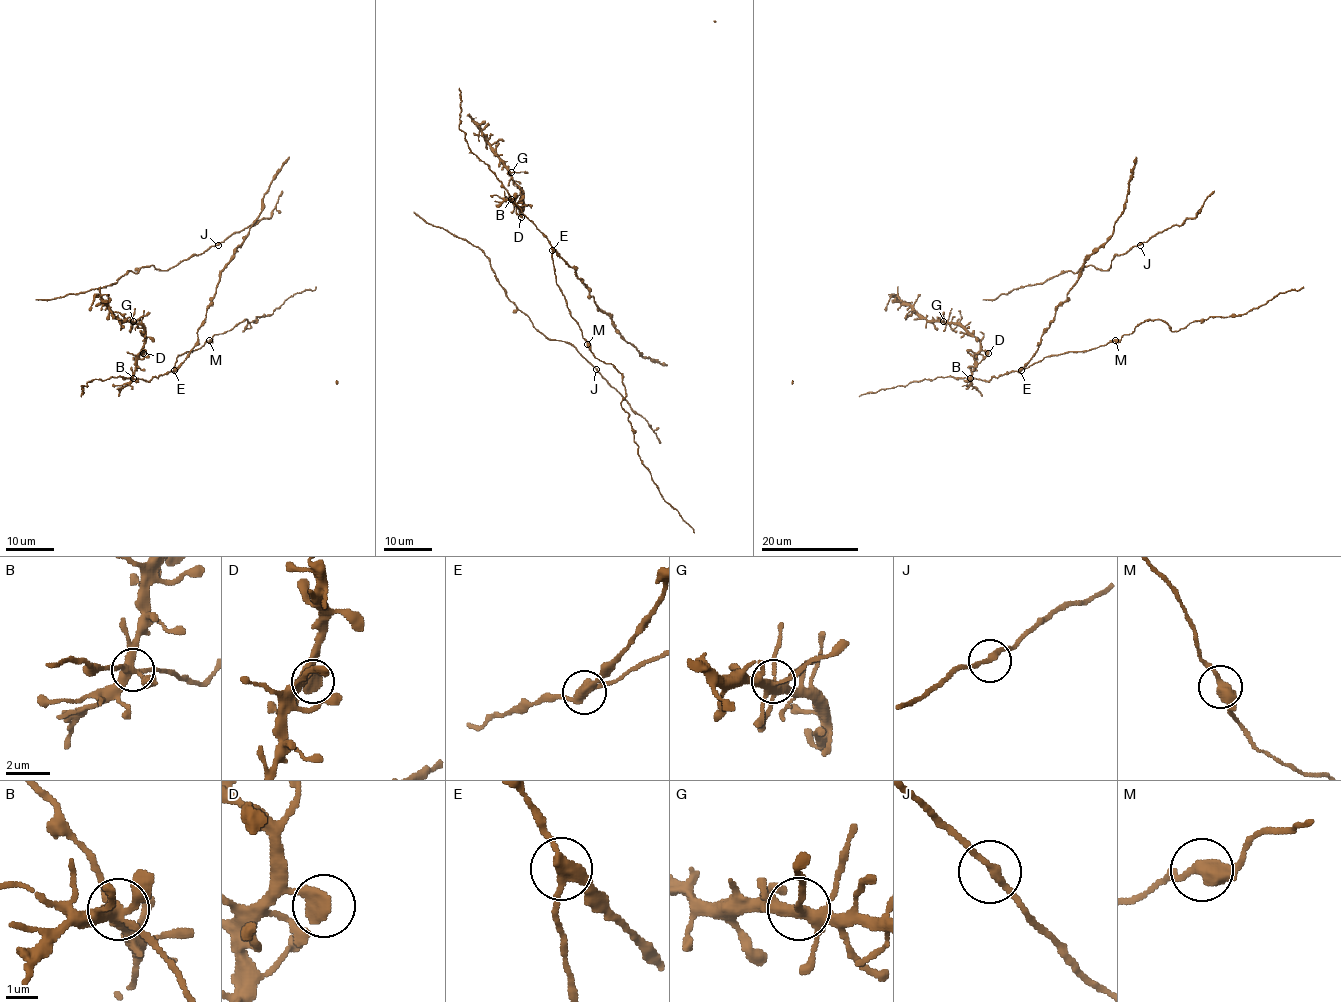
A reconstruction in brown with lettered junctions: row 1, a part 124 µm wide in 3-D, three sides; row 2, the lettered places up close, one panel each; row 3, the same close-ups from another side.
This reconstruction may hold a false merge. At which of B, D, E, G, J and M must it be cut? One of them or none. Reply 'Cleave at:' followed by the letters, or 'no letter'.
Cleave at: E

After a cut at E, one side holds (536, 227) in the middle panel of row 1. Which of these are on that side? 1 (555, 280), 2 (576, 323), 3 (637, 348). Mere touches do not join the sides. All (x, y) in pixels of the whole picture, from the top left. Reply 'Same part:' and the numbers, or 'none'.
Same part: 1, 2

